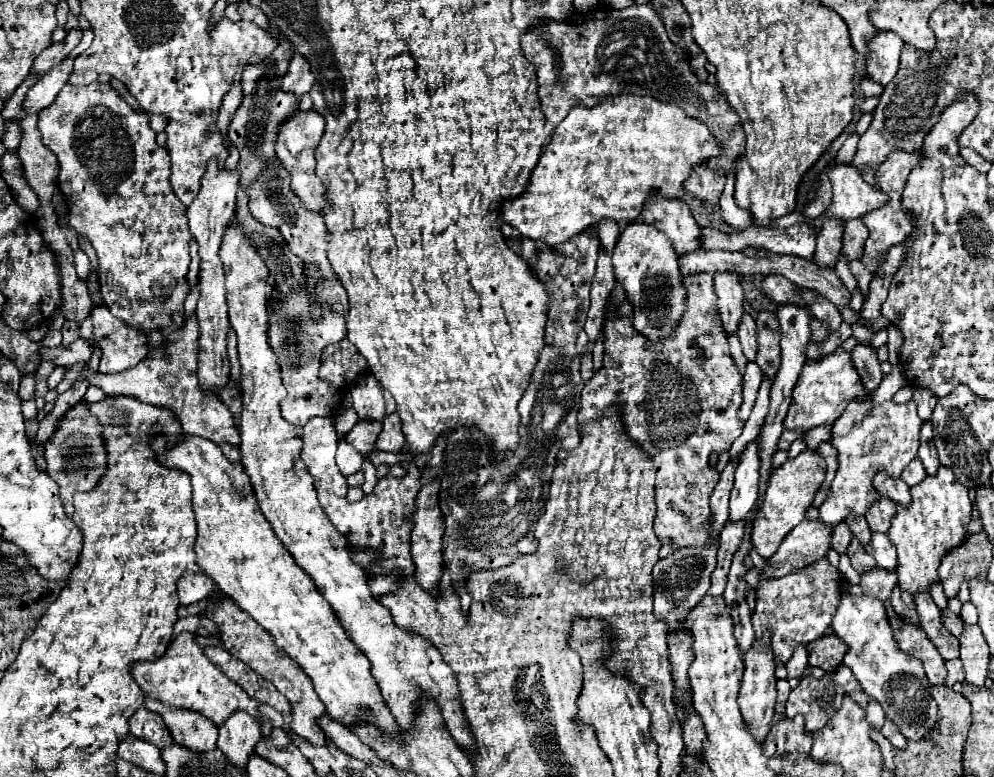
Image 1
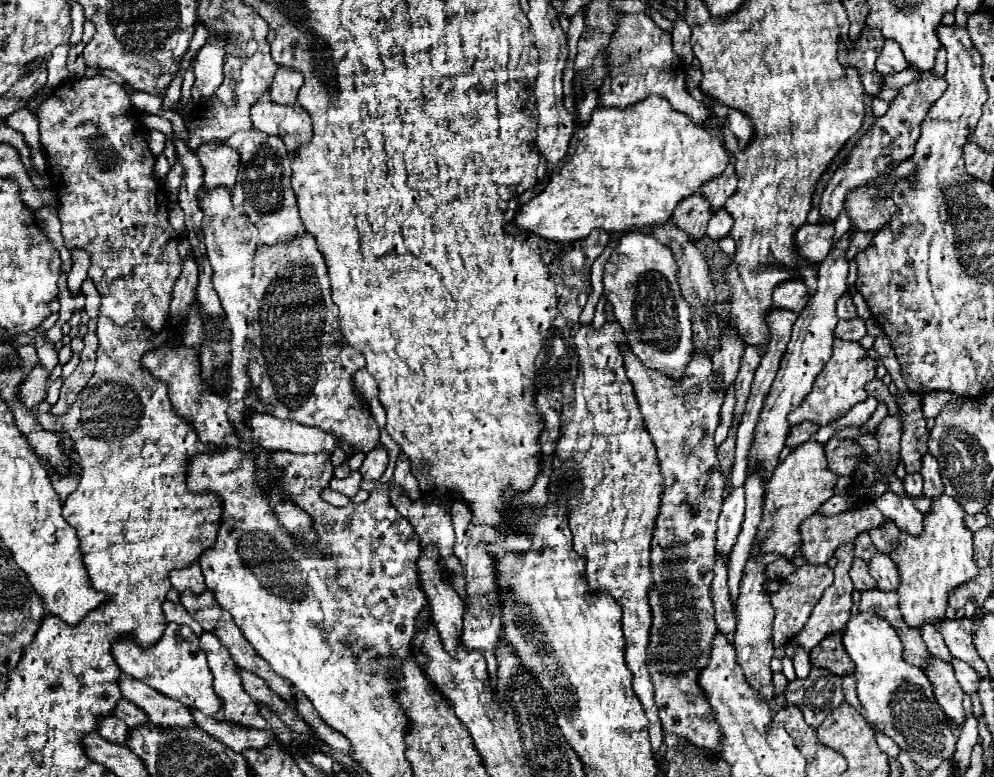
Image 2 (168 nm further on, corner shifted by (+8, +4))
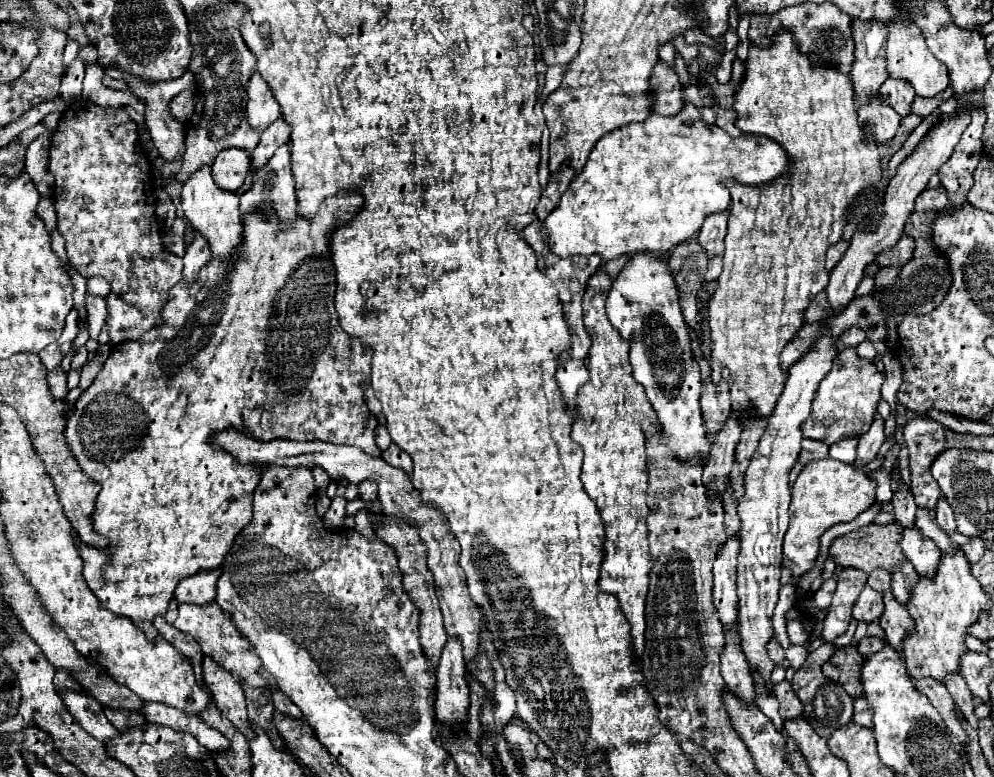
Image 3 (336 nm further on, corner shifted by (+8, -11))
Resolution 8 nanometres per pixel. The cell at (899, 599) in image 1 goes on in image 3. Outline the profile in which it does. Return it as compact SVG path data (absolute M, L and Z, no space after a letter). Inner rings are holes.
M948 675L946 677L946 687L956 701L956 705L962 709L962 715L968 719L968 723L978 729L978 717L974 715L974 703L972 703L972 693L964 681L962 675Z

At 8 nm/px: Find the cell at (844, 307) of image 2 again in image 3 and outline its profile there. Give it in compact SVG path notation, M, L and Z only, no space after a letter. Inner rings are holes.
M852 327L850 331L846 331L846 335L842 335L842 339L840 339L840 343L844 345L844 347L856 347L858 343L862 343L866 339L866 333L858 327Z

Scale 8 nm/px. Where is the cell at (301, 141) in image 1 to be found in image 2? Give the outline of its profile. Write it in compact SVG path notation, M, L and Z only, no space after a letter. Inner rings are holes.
M268 94L254 104L252 122L256 130L278 136L290 152L308 144L312 136L312 120L302 106L276 104L268 98Z

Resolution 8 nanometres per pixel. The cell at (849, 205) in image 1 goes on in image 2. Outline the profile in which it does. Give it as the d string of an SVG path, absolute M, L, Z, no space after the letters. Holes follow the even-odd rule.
M876 186L852 188L844 200L844 210L854 228L864 232L878 232L898 212L890 196L882 196Z

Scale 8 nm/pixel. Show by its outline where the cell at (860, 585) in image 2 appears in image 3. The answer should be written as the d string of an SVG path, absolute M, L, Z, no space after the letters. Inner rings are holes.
M864 587L862 595L858 597L858 601L854 605L852 617L856 621L862 621L862 623L872 623L872 621L880 619L882 613L884 613L882 595L878 595L878 591L874 591L870 587Z

